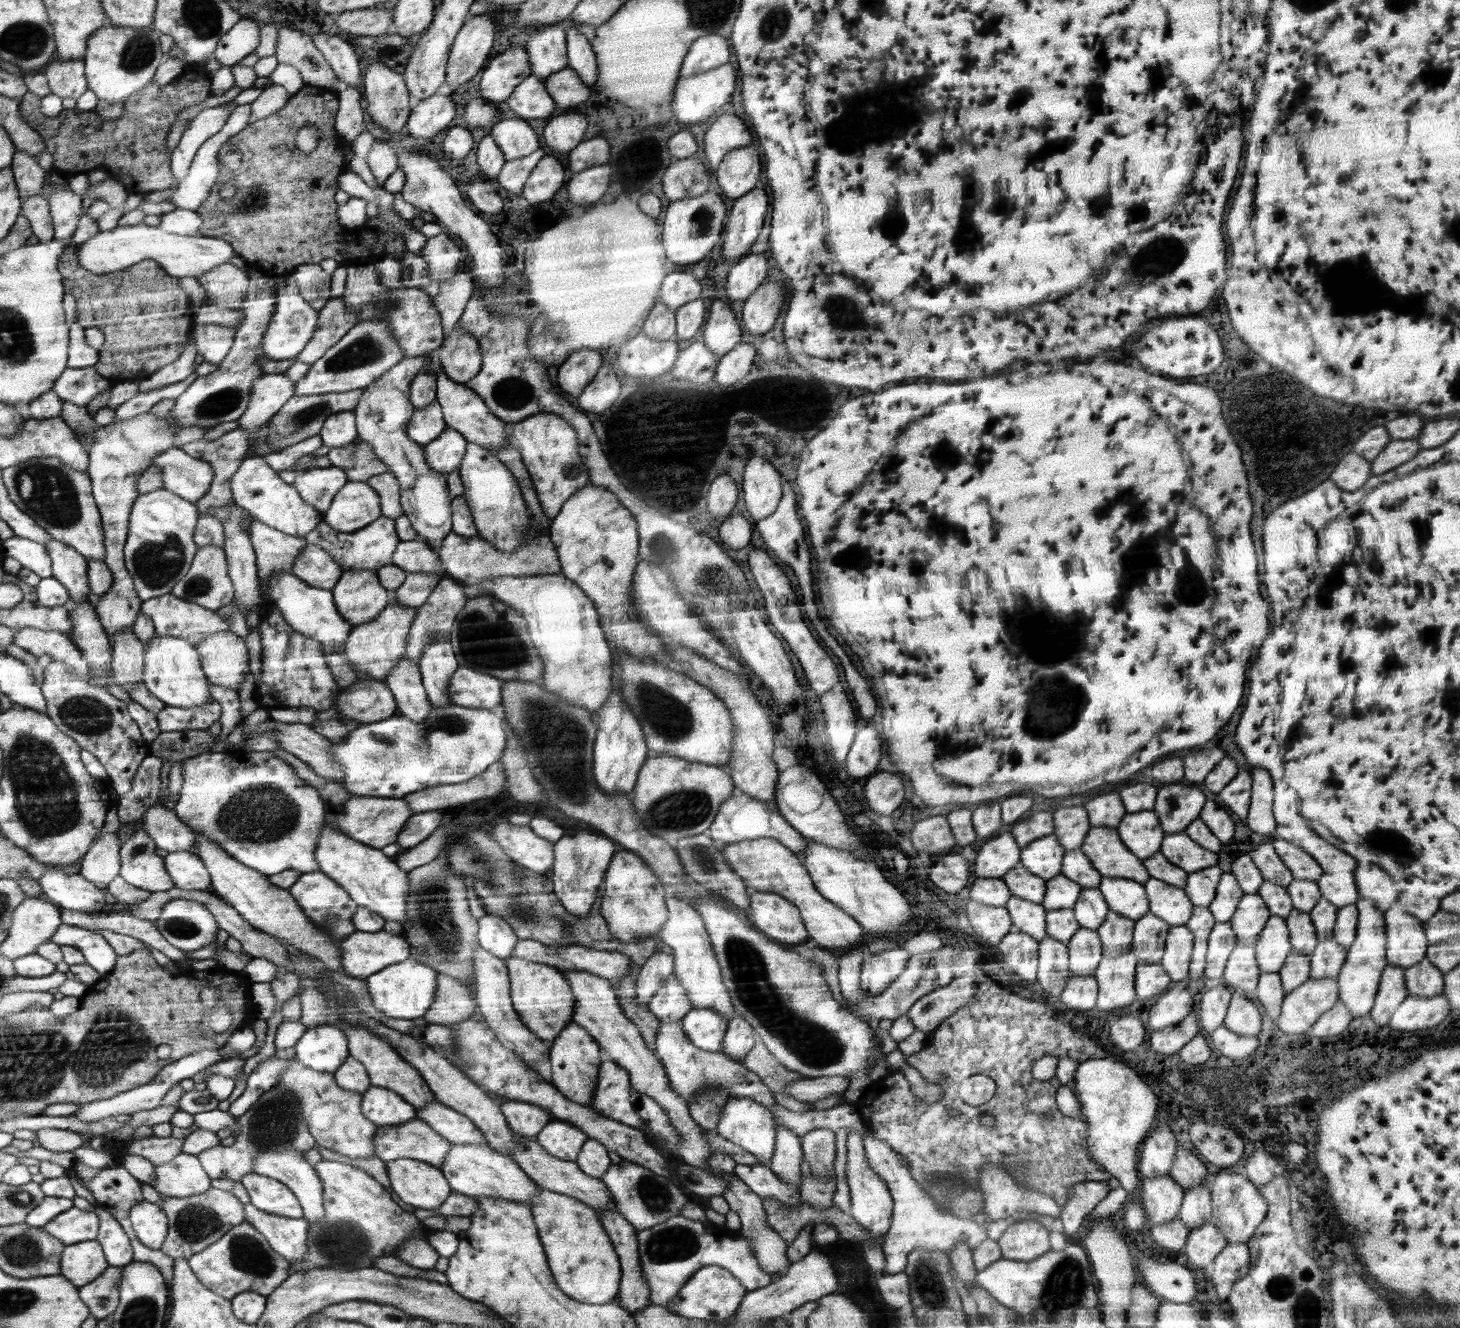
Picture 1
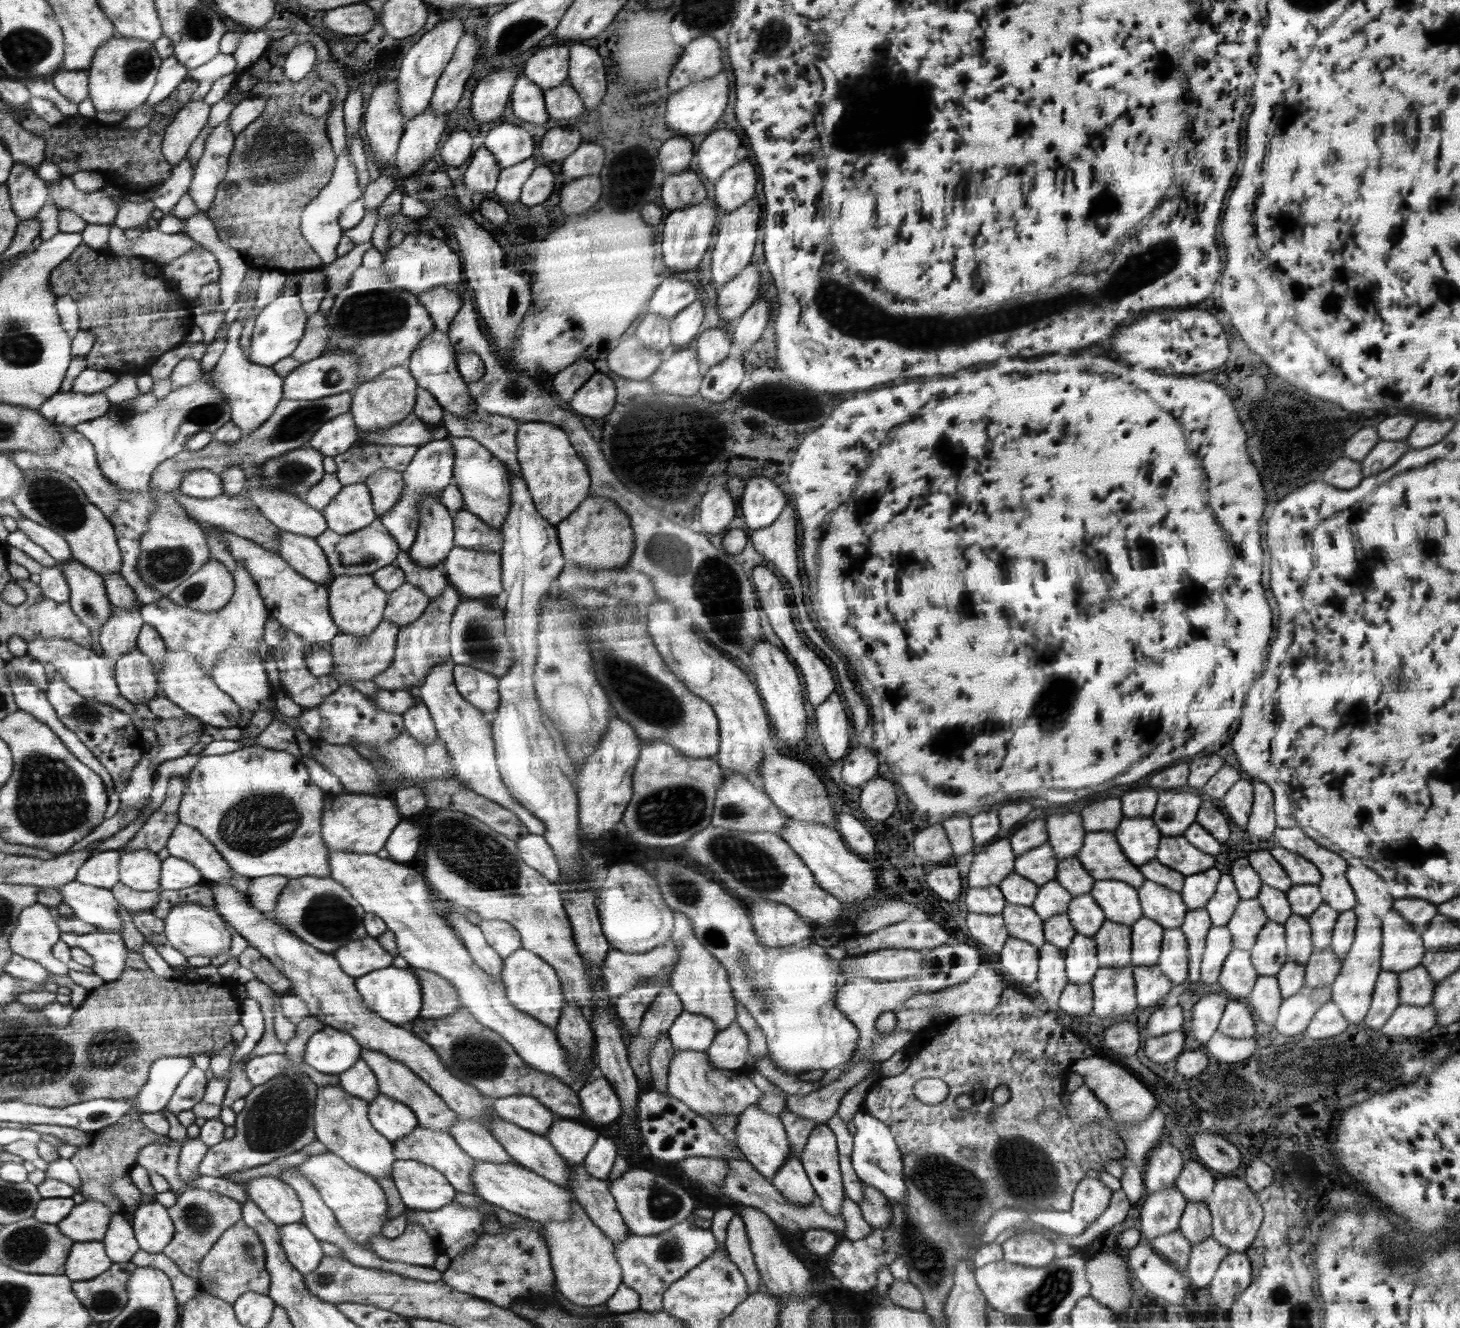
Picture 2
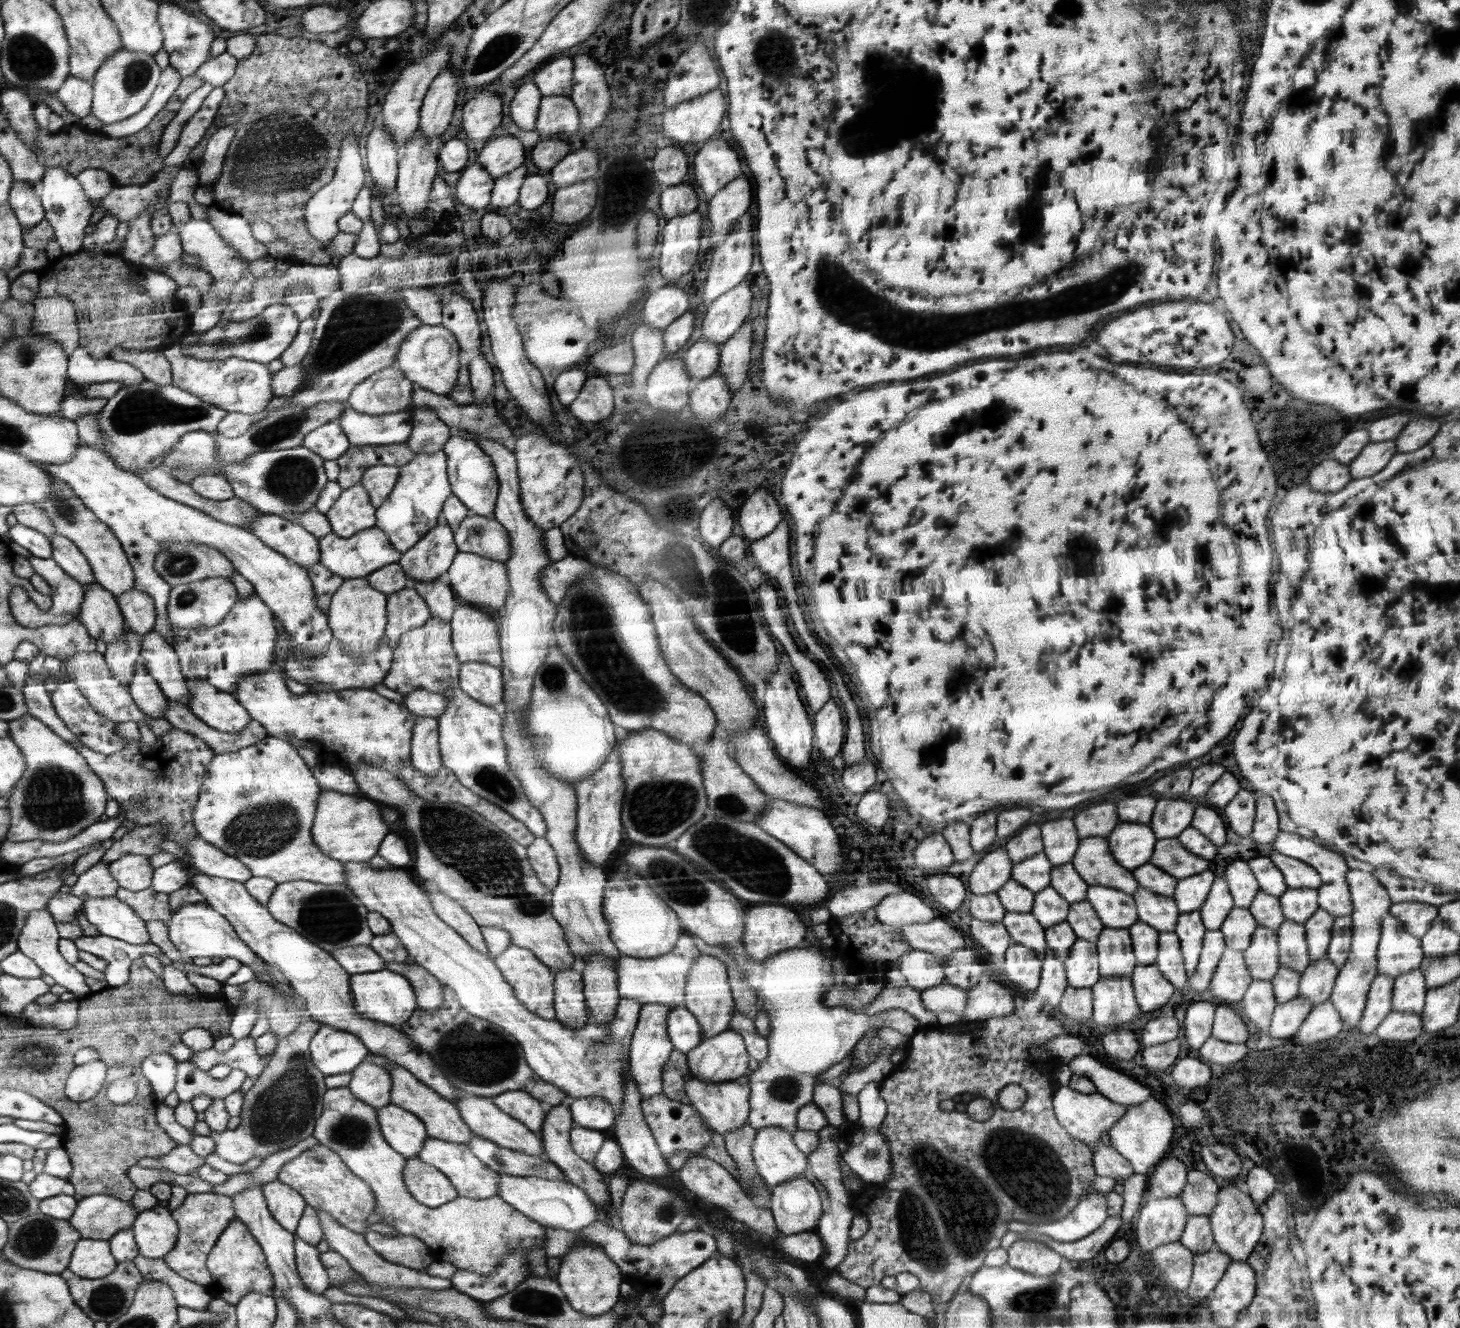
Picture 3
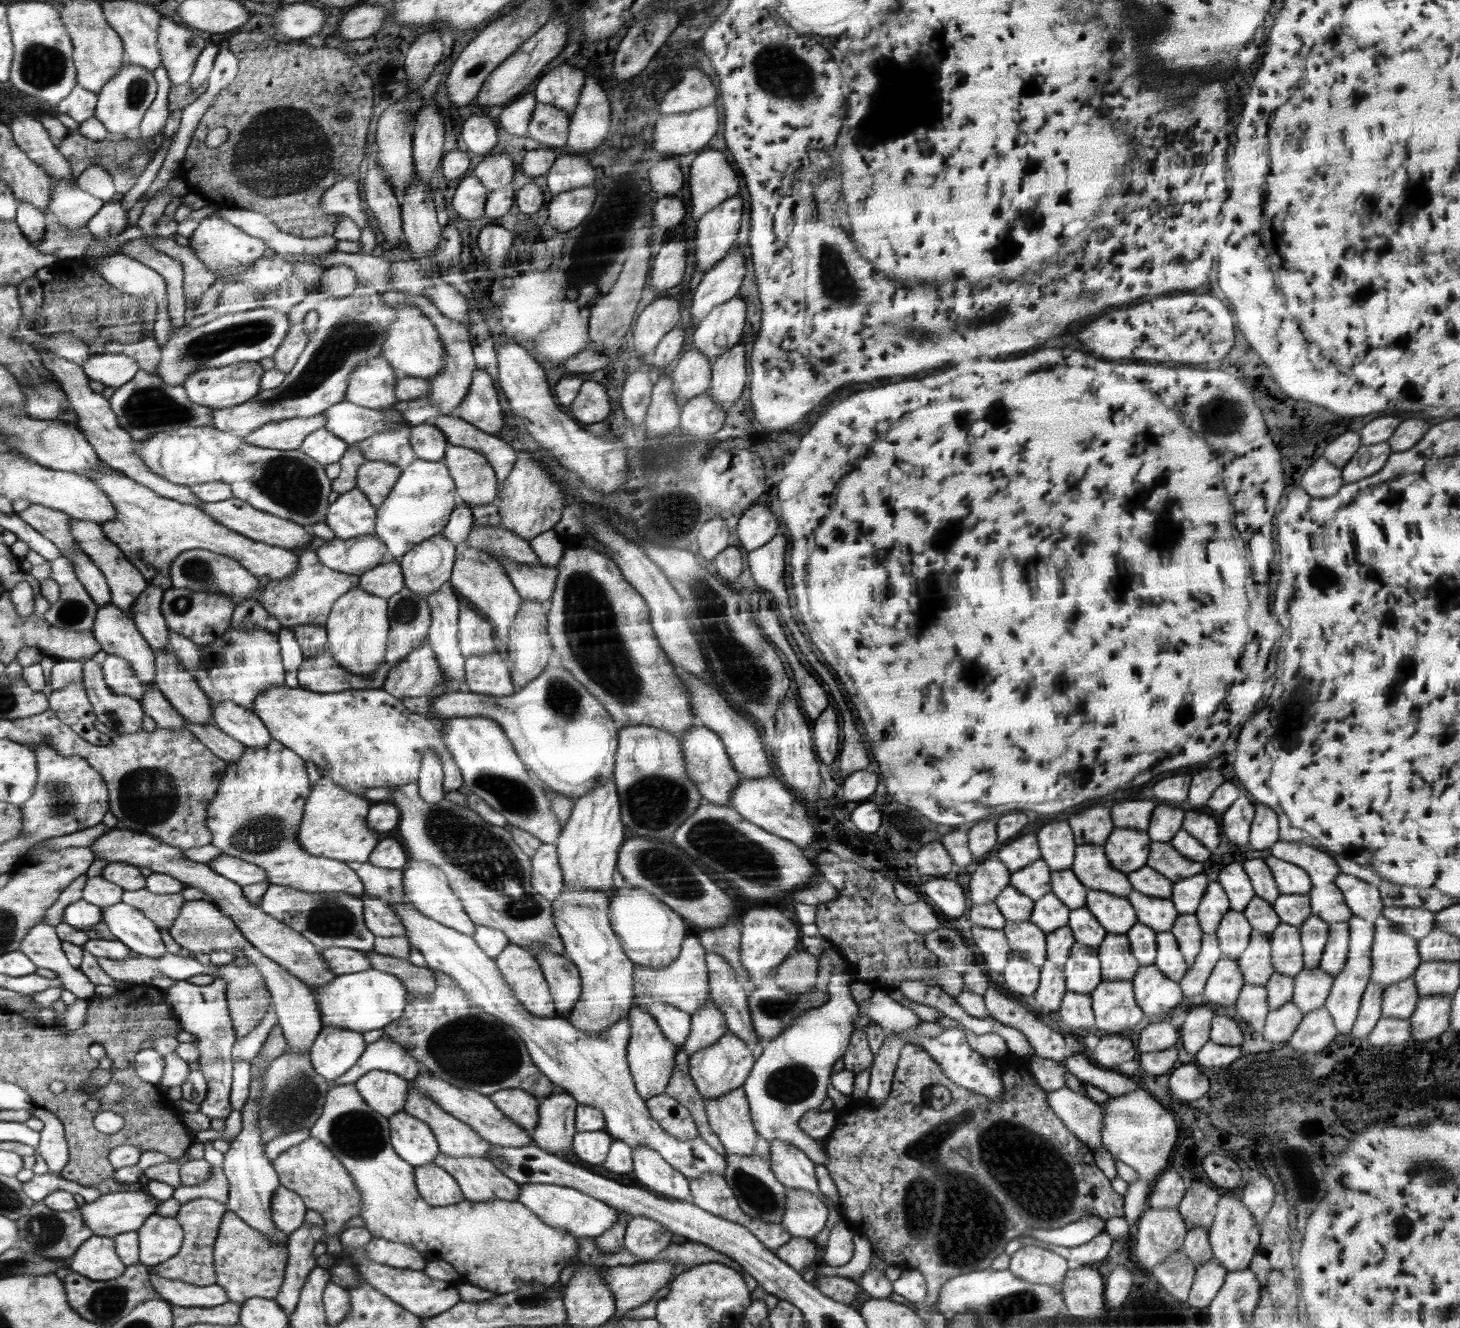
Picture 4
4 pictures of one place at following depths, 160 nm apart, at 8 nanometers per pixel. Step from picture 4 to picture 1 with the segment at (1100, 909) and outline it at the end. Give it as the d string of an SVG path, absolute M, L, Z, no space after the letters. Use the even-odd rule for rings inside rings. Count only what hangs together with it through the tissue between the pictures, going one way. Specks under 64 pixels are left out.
M1102 877L1097 887L1112 912L1133 921L1149 912L1149 898L1143 883L1132 879Z

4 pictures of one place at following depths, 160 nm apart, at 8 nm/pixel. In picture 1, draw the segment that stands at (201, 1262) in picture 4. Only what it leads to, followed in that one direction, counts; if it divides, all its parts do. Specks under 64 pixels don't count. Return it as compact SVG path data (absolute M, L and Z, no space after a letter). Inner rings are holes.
M210 1188L202 1194L185 1198L166 1197L160 1202L160 1206L168 1218L169 1228L159 1250L175 1260L190 1260L210 1244L220 1240L226 1232L246 1221L246 1205L232 1196L232 1193L218 1188Z

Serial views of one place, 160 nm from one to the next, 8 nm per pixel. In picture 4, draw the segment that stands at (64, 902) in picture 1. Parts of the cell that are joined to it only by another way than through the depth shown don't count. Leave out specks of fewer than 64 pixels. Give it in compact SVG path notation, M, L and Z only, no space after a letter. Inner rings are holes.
M122 901L101 909L108 930L130 950L152 958L166 955L166 948L156 928L157 924L151 918L144 916L140 909Z

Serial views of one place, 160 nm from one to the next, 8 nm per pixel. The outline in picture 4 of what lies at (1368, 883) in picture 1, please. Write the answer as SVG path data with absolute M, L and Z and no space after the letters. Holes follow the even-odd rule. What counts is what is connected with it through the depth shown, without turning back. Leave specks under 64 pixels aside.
M1342 873L1336 877L1335 883L1351 910L1350 920L1347 920L1349 930L1361 930L1366 927L1375 929L1374 922L1384 908L1378 888L1357 876Z

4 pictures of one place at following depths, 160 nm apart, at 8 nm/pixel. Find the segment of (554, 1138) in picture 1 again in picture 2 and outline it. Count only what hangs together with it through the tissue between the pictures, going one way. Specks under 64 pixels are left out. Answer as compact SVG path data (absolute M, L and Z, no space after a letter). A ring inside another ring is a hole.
M563 1119L555 1121L545 1135L555 1151L567 1162L582 1164L591 1148L595 1146L600 1131L581 1121Z

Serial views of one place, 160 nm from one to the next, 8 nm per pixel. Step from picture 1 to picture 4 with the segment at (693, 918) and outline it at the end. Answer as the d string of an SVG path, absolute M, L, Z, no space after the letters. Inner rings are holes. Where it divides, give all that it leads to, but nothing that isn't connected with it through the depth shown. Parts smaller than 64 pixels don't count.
M710 996L703 1007L700 1007L695 1013L691 1013L691 1034L687 1042L683 1044L683 1050L689 1056L693 1055L703 1048L714 1045L729 1030L724 1012Z

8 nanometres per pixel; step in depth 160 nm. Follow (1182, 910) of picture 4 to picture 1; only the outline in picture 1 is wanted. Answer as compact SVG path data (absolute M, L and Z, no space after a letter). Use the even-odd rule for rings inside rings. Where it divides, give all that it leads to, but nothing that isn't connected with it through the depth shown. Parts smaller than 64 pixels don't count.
M1218 865L1189 873L1183 889L1194 906L1207 907L1214 900L1223 873Z

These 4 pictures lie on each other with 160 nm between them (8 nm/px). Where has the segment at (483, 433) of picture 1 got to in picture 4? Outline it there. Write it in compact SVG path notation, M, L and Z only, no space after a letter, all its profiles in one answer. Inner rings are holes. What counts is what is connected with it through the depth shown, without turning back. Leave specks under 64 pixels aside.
M400 306L395 311L393 323L389 326L387 340L383 347L382 356L395 368L398 379L417 377L420 379L434 379L445 364L445 346L440 338L440 332L435 323L418 307Z

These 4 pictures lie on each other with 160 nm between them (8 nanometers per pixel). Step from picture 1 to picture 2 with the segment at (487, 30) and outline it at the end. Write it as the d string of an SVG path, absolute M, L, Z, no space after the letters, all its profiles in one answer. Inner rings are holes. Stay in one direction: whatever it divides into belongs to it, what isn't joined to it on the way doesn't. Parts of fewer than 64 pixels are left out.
M464 34L455 48L446 70L439 79L433 98L431 109L439 115L446 116L452 108L456 108L458 100L462 98L464 84L472 74L478 56L478 40L472 34Z

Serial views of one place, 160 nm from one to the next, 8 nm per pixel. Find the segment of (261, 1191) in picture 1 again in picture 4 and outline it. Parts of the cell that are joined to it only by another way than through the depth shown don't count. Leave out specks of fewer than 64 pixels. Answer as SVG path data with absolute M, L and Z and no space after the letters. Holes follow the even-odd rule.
M282 1185L272 1198L272 1220L276 1228L282 1230L284 1234L290 1235L303 1227L307 1210L303 1198Z

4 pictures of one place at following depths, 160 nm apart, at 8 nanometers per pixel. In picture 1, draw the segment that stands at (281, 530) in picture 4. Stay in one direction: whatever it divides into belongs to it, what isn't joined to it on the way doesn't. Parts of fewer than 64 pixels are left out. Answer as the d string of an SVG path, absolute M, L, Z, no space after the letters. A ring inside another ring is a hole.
M307 542L304 550L296 557L291 568L291 574L295 574L309 585L316 588L332 590L341 578L344 570L336 562L326 549Z

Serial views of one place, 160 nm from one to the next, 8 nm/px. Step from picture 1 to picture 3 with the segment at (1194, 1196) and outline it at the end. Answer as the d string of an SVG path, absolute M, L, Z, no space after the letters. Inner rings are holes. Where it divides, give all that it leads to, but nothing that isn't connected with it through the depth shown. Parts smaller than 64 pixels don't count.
M1188 1216L1179 1241L1194 1255L1204 1254L1214 1248L1209 1216Z

